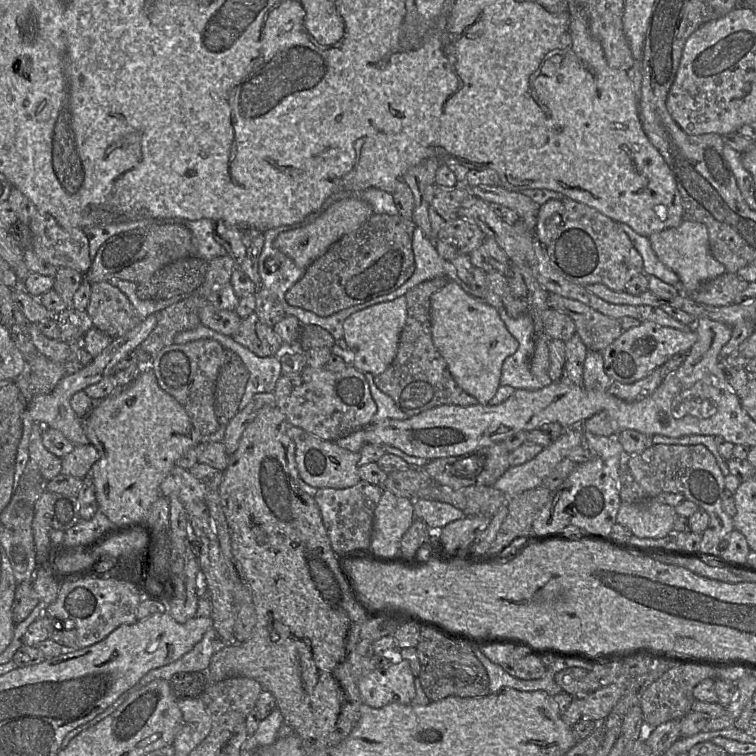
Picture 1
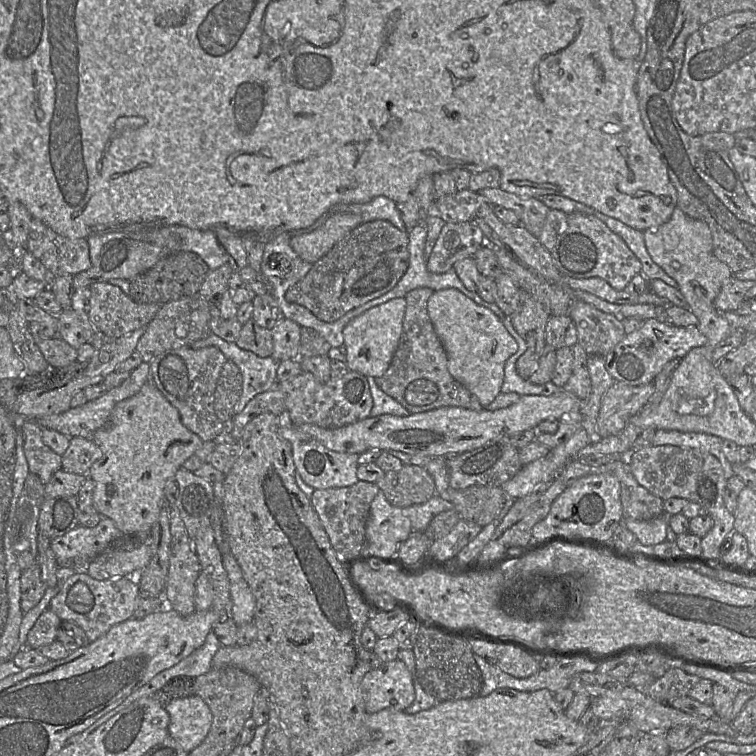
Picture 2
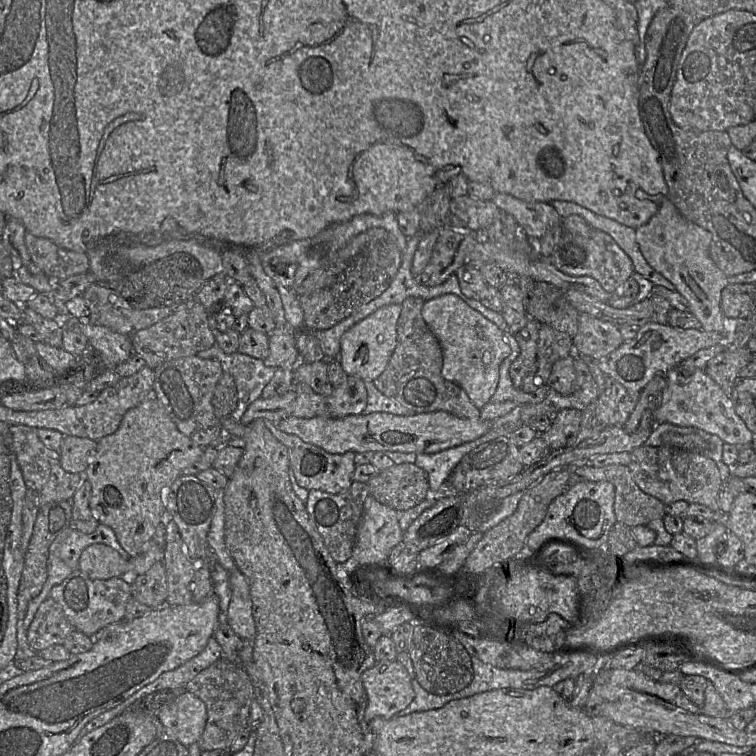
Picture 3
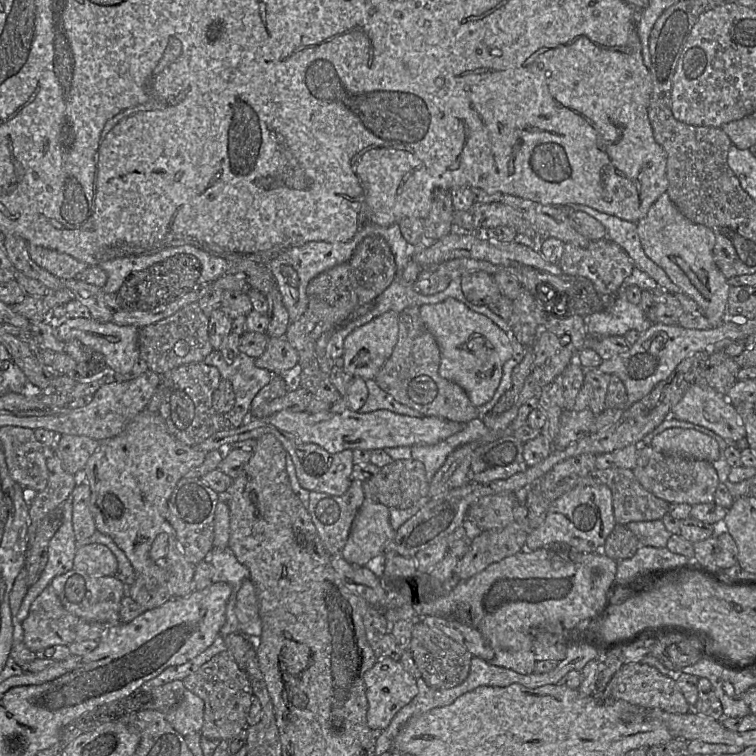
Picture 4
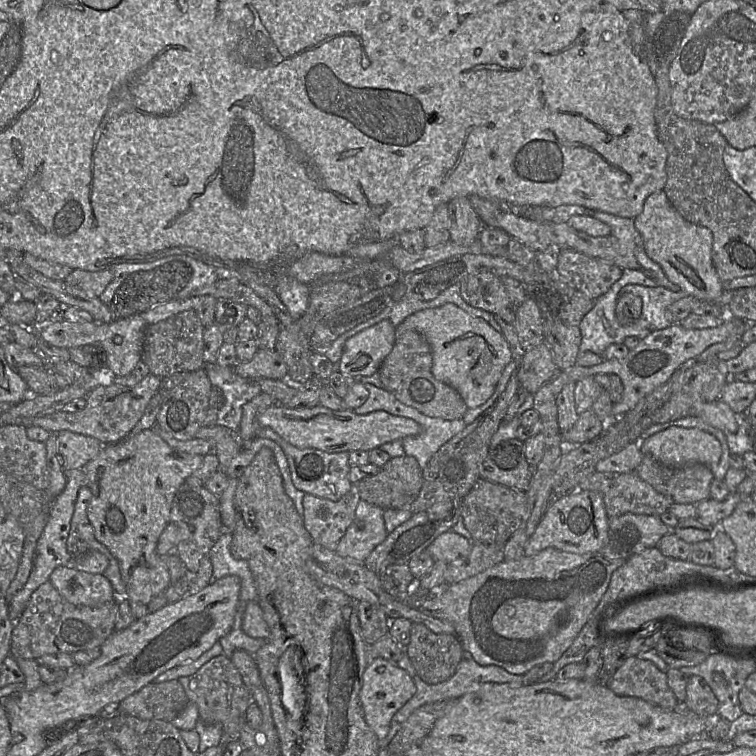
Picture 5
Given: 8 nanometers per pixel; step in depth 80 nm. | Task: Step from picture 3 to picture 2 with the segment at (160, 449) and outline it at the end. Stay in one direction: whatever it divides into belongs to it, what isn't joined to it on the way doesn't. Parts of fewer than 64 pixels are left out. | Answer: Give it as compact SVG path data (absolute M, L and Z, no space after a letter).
M150 380L138 393L114 407L108 422L97 429L91 439L101 450L101 457L87 474L94 482L93 504L98 513L111 519L122 534L137 532L148 536L165 504L166 482L184 462L203 445L202 439L181 421L179 411L165 398Z

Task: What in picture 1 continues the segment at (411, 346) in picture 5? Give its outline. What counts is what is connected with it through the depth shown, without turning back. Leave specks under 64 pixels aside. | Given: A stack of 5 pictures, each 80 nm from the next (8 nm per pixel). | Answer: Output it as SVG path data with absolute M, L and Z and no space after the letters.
M444 276L421 282L406 294L407 318L400 335L396 357L381 374L374 376L376 386L390 396L409 417L441 405L472 406L478 404L473 396L458 386L448 365L434 346L431 333L432 294L443 288L448 279Z

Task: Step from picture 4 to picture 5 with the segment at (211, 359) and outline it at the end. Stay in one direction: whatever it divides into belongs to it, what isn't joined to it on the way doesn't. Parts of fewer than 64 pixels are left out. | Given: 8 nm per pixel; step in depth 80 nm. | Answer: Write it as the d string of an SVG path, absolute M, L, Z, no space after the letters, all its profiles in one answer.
M205 363L204 369L212 386L222 390L224 404L218 409L217 425L228 427L234 432L240 429L243 407L261 392L257 380L239 376L235 366L220 366Z

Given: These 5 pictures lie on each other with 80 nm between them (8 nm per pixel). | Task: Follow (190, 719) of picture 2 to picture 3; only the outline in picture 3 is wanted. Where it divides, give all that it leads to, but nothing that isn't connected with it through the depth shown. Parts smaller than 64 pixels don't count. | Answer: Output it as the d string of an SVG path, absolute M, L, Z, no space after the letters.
M187 690L161 706L155 715L185 747L199 741L207 721L205 703Z

